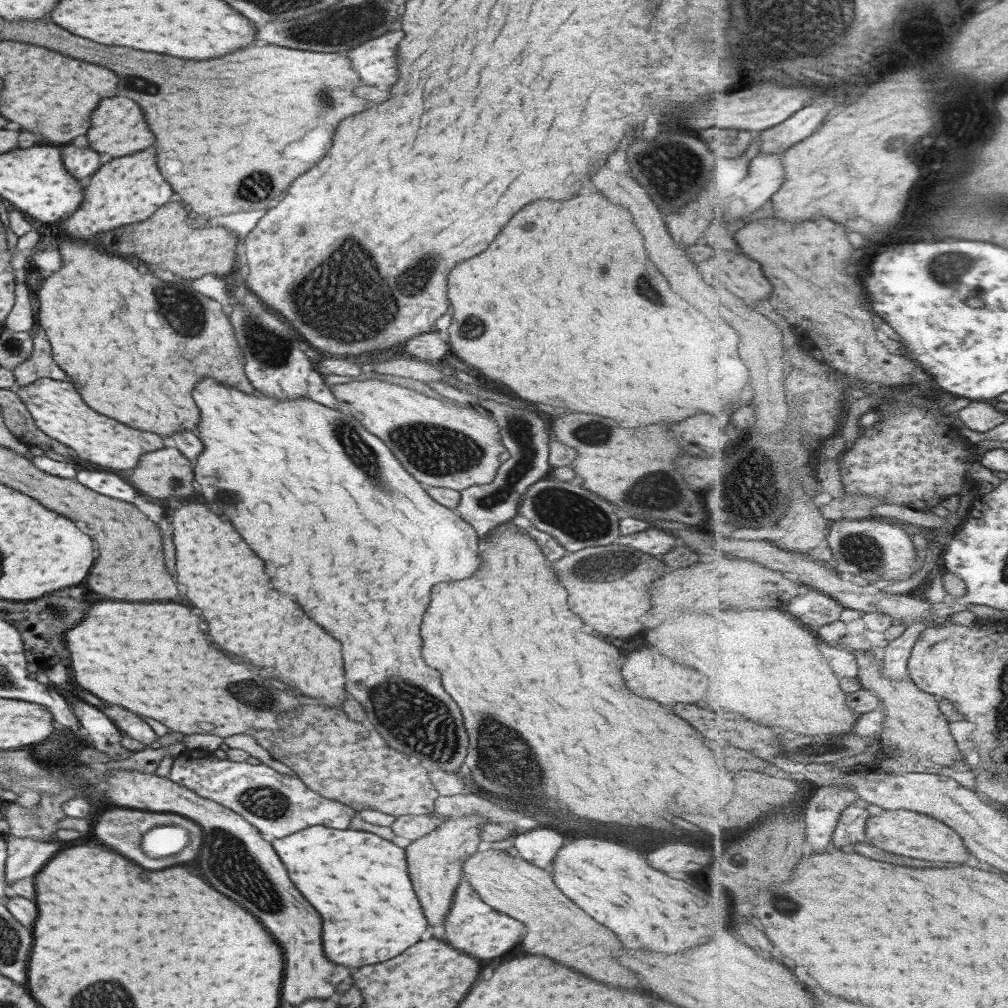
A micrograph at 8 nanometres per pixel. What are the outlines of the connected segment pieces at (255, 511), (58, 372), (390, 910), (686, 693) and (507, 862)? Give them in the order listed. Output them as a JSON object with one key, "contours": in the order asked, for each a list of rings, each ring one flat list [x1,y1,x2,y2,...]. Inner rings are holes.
{"contours":[[[204,378,204,380,194,388,194,400,196,400,196,406,200,408,200,414,202,414,198,432,200,432,200,440,202,440,202,444,204,444,204,452,202,452,202,456,198,458,198,464,193,468,195,480,200,484,200,494,206,498,207,503,212,502,212,504,218,504,218,506,222,508,222,514,234,524,234,528,236,528,238,534,246,540,246,544,248,544,256,554,260,554,260,558,262,558,264,564,266,564,266,574,270,576,272,586,274,586,278,592,296,596,296,600,298,600,300,606,306,610,306,614,308,614,314,622,318,622,330,636,334,636,334,638,338,638,338,640,342,642,342,646,344,646,344,648,342,648,342,654,344,654,344,664,346,664,346,690,364,706,364,710,366,710,366,714,368,714,368,720,374,724,374,728,380,732,380,736,388,742,388,746,394,748,394,750,398,750,398,752,404,752,404,754,408,754,408,757,419,761,420,765,424,766,430,773,432,770,457,773,456,770,462,766,462,762,464,762,464,758,466,758,466,752,468,752,468,734,466,734,466,728,464,728,464,722,462,722,460,708,458,708,456,702,444,692,444,688,442,688,442,684,440,684,440,674,438,674,434,668,428,668,426,662,422,660,420,624,422,624,422,616,424,616,424,612,426,612,426,608,428,608,428,604,430,604,430,588,432,588,434,584,438,584,438,582,450,582,450,580,464,580,464,578,470,578,470,576,476,572,481,558,478,558,478,538,480,538,480,536,475,531,475,528,469,522,466,522,455,510,446,508,439,502,436,502,424,488,400,466,400,462,398,462,398,460,394,458,394,454,386,448,386,444,384,444,382,440,378,440,374,434,368,434,368,432,362,428,362,424,360,424,354,418,354,415,346,408,339,409,346,410,346,412,338,412,338,410,330,410,330,408,326,408,326,406,318,406,318,402,312,402,312,400,306,400,306,398,293,398,290,402,276,402,276,400,270,400,270,398,262,396,260,392,256,392,256,394,242,394,240,390,226,388,226,386,218,384,218,382,214,382,212,378]],[[37,328,33,335,31,357,13,368,16,385,24,386,39,378,68,381,68,375,52,356,51,344,47,340,45,332]],[[322,825,310,826,286,838,274,839,272,846,282,864,288,868,294,886,298,886,304,898,322,914,324,952,332,962,352,968,386,962,414,946,426,932,428,924,406,872,405,848,398,848,396,844,370,832,334,830]],[[642,646,626,656,626,662,622,668,622,678,626,680,626,686,632,692,636,692,638,696,644,696,644,698,658,700,660,704,676,704,676,702,694,704,702,698,702,690,698,688,698,678,700,678,698,672,664,658,652,646]],[[486,848,484,852,477,850,464,859,462,870,464,878,486,904,526,924,522,946,530,954,546,954,546,958,554,958,554,962,566,962,566,966,582,970,594,980,614,982,614,986,634,986,634,982,638,982,638,978,614,958,622,948,616,936,568,900,554,886,552,875,546,868,534,866,522,857,510,856,503,850]]]}

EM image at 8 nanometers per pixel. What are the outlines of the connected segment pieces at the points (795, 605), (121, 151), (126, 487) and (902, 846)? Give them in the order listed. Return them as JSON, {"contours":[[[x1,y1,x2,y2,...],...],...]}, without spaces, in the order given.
{"contours":[[[822,591,801,594,786,607,806,626,817,630,819,627,838,622,848,610,839,600]],[[104,98,92,114,92,126,86,132,86,138,88,138,88,144,92,150,110,154,114,158,134,154,134,152,144,150,154,144,154,134,148,130,142,110,138,108,136,102,132,102,128,98]],[[80,468,76,480,100,494,129,503,133,503,134,498,140,494,132,484,125,482,110,470,92,471]],[[884,809,881,815,868,821,868,842,888,852,938,862,968,862,972,852,968,850,964,837,954,828,930,815,908,809]]]}

